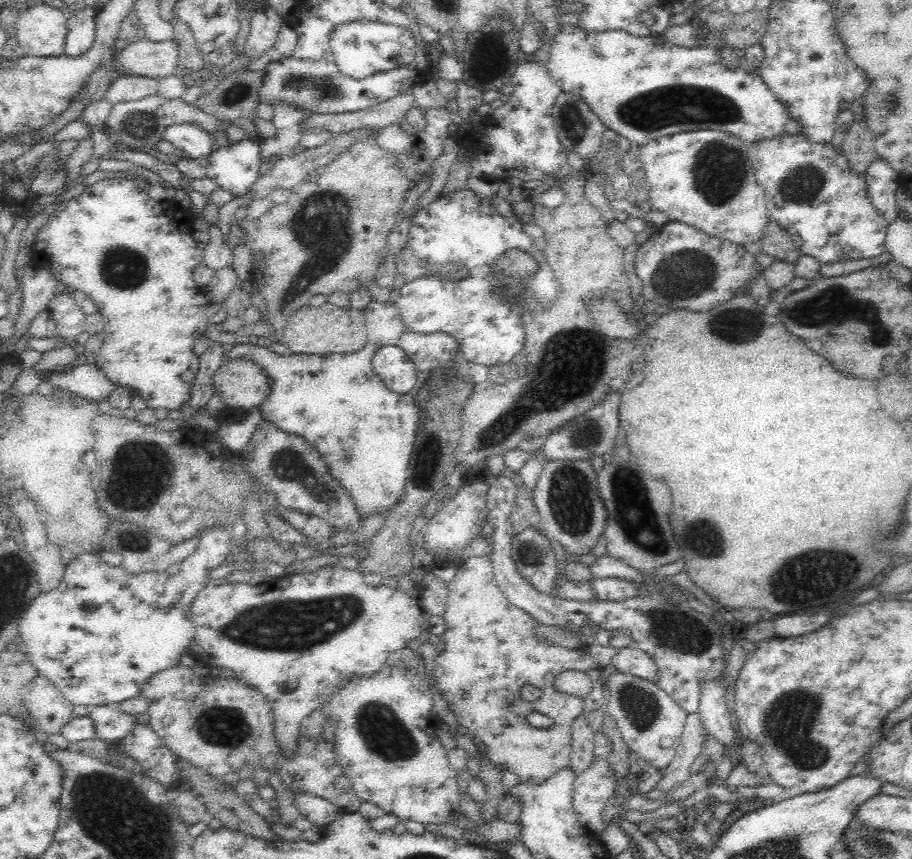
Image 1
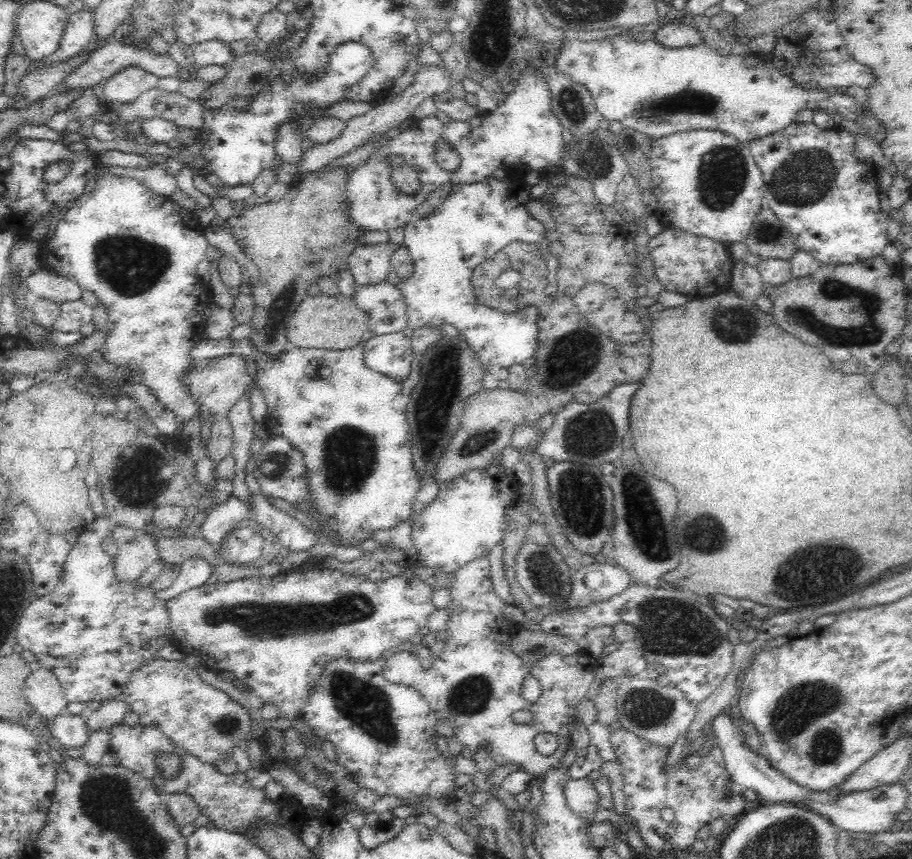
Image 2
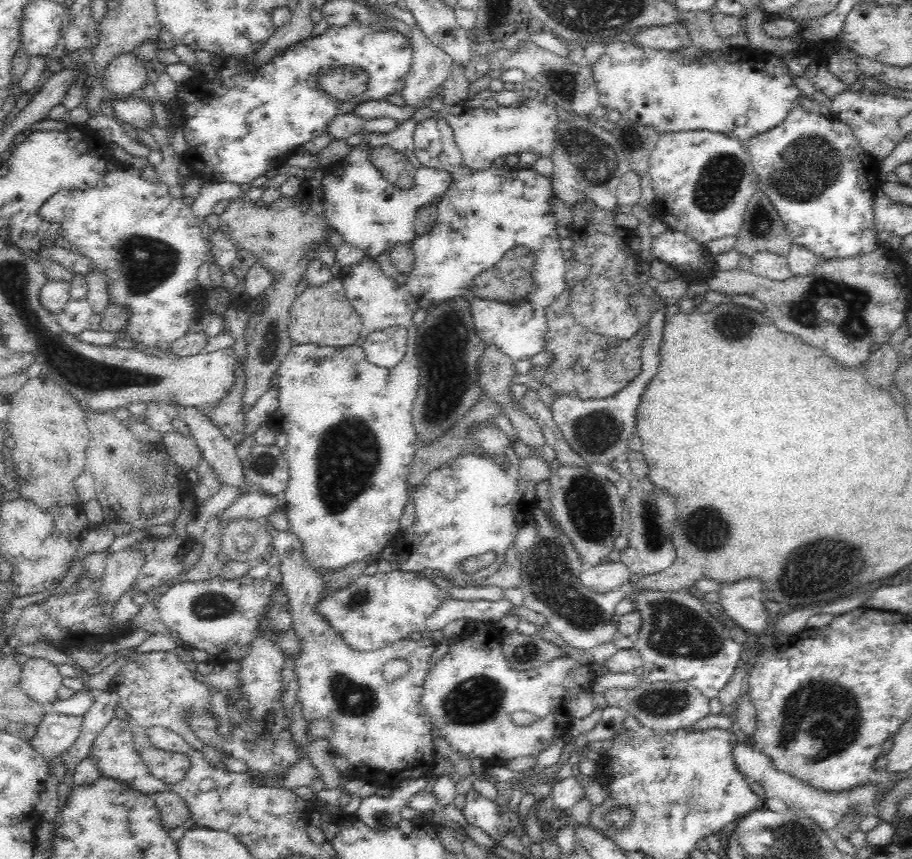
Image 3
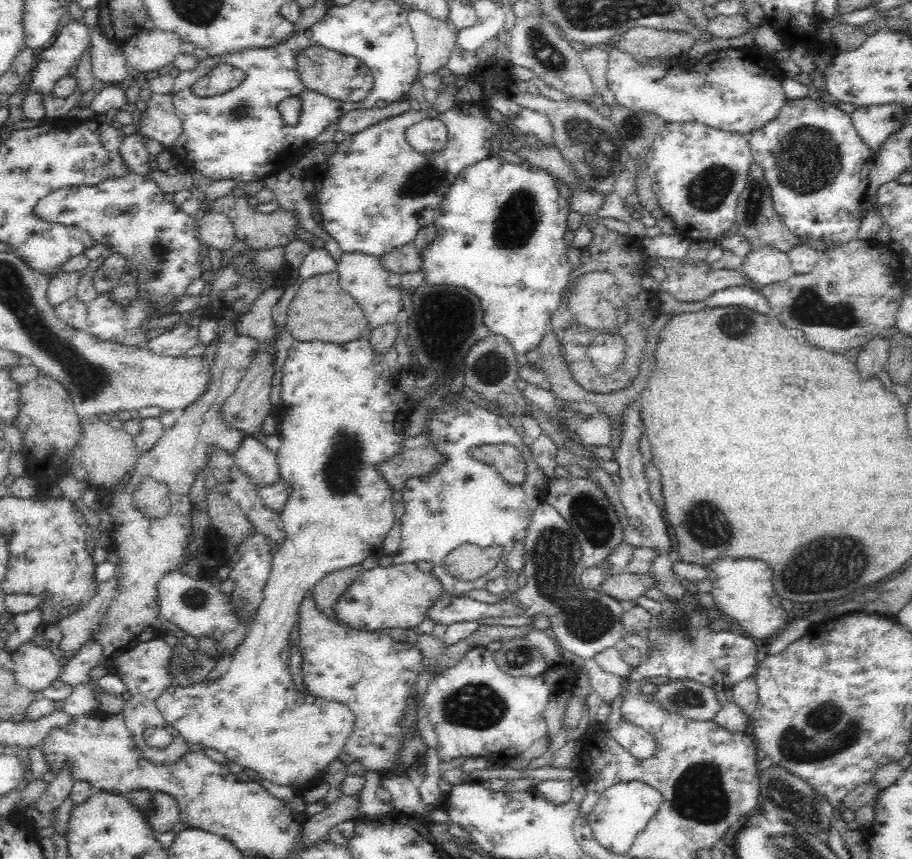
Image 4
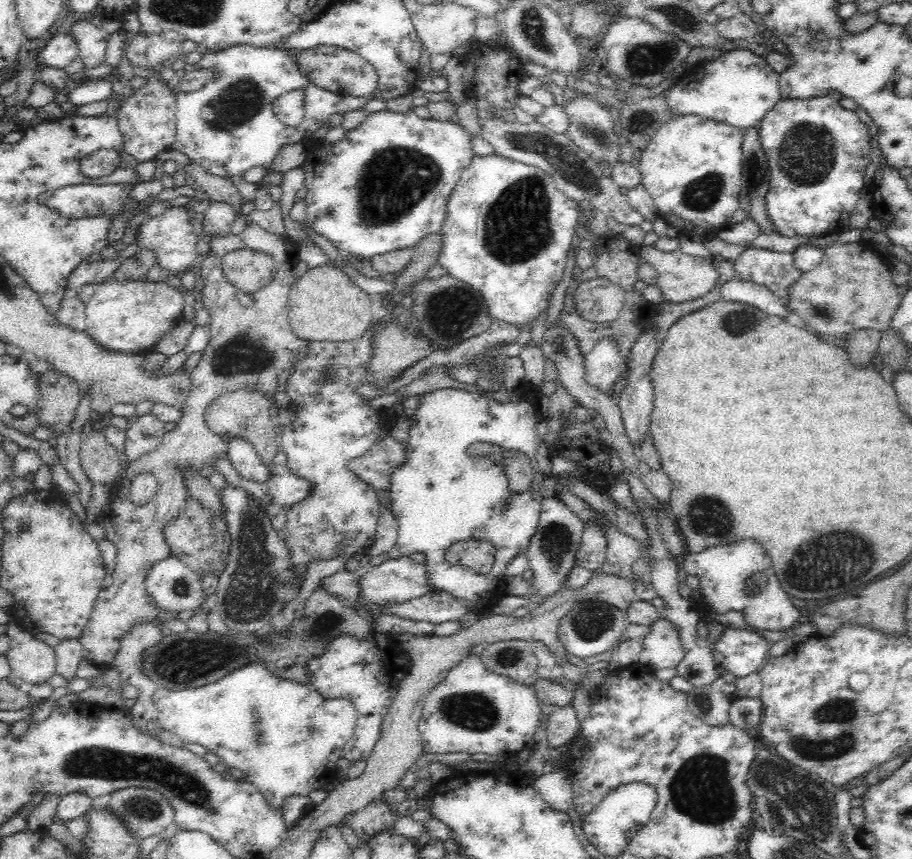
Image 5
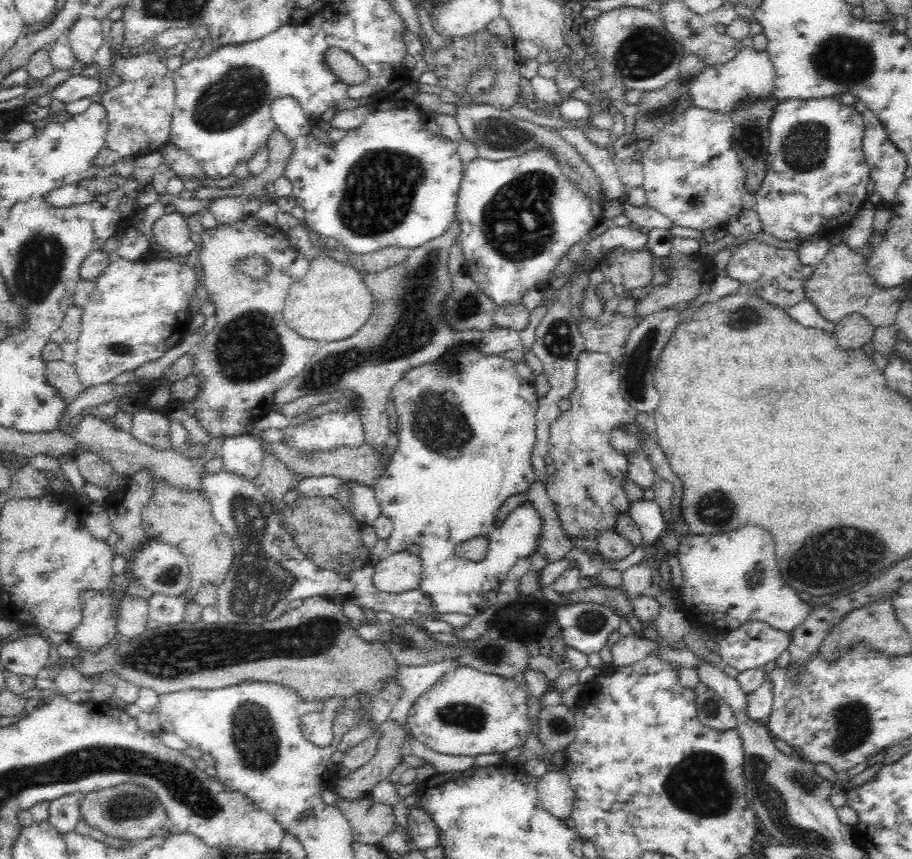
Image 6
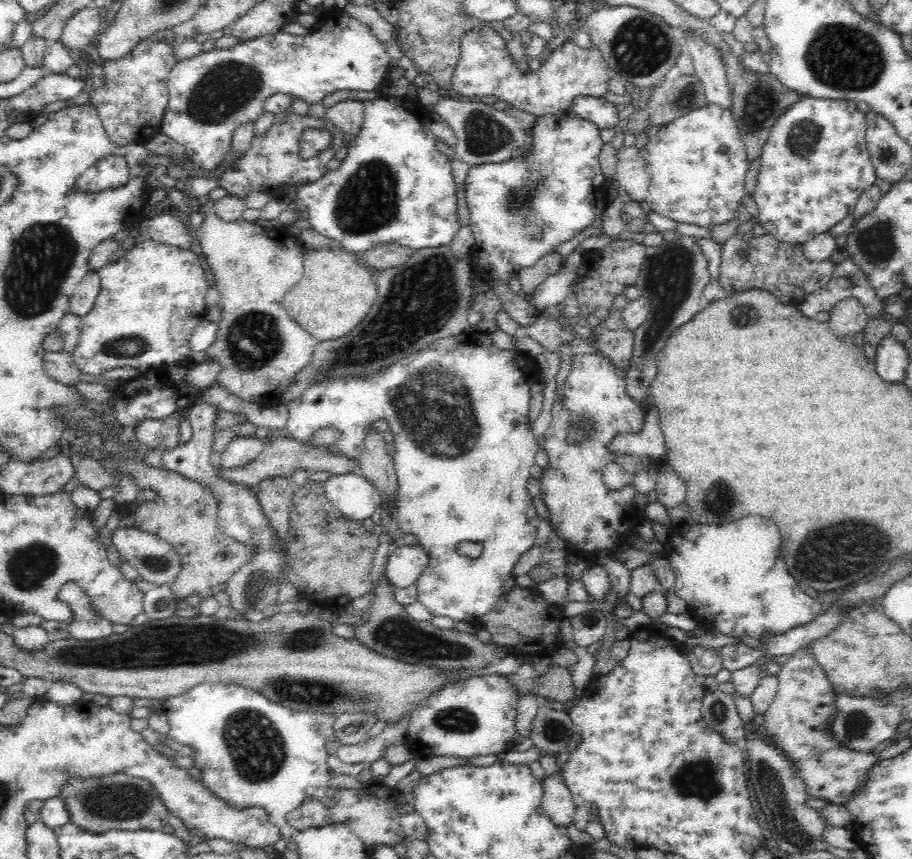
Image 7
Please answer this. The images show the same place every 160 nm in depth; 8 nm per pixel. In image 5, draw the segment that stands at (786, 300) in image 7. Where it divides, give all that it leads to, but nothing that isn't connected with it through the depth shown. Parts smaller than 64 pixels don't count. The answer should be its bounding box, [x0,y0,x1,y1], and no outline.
[734,247,800,298]

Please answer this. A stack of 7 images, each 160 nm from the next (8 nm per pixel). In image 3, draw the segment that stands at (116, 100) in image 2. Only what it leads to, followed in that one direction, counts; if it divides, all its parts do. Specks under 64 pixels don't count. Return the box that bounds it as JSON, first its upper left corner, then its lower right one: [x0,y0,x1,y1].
[103,53,149,99]

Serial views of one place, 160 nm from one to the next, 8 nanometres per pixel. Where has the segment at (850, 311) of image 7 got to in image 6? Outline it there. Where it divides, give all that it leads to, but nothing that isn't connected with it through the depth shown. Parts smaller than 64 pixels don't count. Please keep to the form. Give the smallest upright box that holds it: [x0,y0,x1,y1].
[834,314,876,350]

